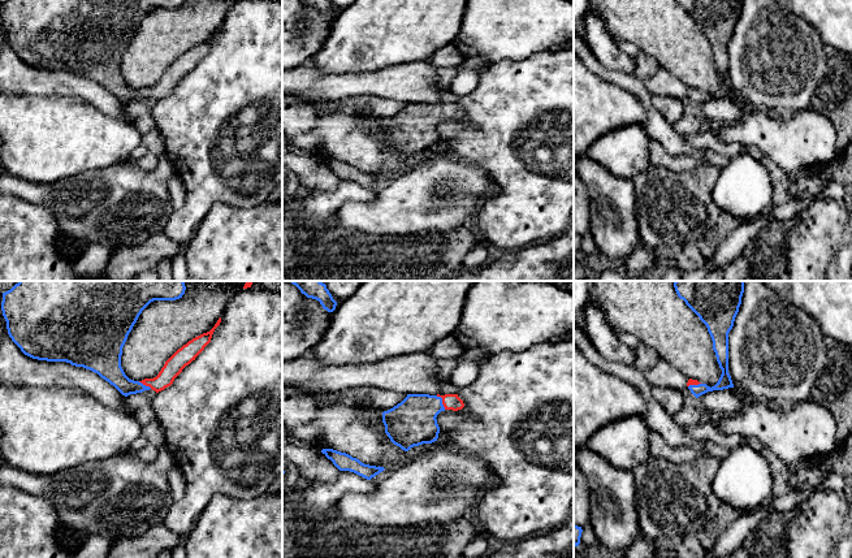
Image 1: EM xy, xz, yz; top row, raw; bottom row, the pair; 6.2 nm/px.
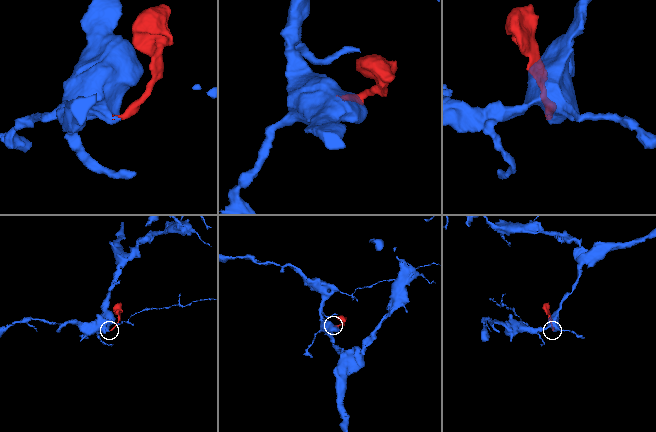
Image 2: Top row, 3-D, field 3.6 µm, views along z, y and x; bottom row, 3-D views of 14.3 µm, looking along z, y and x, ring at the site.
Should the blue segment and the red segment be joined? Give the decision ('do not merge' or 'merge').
merge

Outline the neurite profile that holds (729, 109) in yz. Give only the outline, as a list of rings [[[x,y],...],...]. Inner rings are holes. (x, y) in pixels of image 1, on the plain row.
[[[735,96],[708,100],[697,107],[697,113],[718,124],[736,124],[744,117],[741,101]]]

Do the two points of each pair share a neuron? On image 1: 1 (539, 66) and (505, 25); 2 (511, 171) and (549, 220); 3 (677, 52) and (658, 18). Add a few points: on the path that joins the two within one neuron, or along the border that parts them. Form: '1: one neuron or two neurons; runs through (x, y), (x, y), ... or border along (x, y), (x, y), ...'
1: two neurons; border along (559, 46), (533, 52), (522, 60), (501, 61)
2: one neuron; runs through (523, 182), (537, 197), (544, 208)
3: one neuron; runs through (677, 44), (660, 26)

